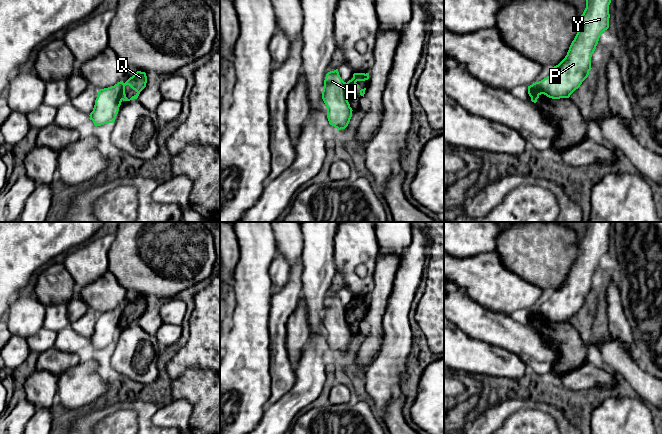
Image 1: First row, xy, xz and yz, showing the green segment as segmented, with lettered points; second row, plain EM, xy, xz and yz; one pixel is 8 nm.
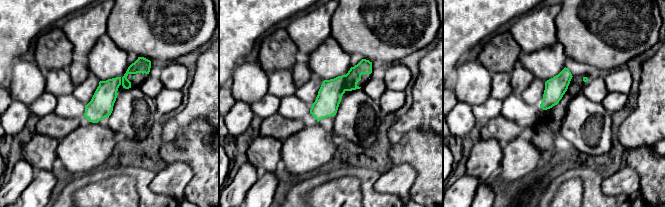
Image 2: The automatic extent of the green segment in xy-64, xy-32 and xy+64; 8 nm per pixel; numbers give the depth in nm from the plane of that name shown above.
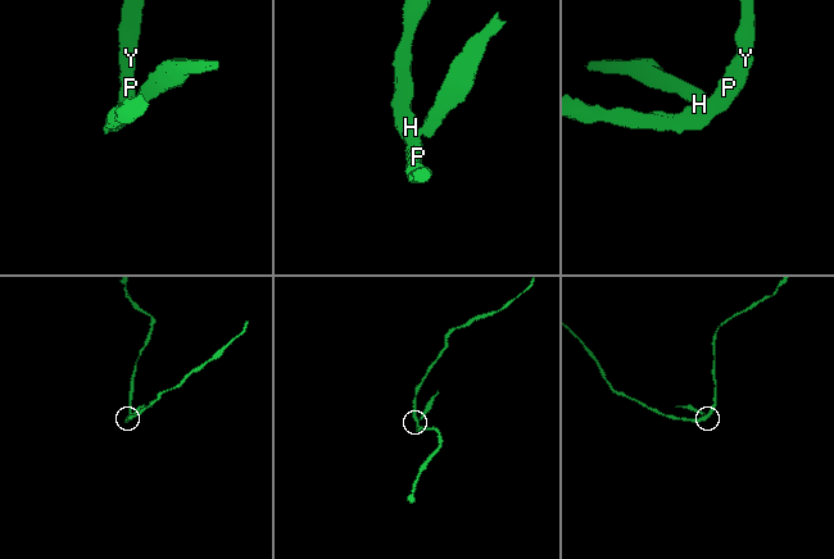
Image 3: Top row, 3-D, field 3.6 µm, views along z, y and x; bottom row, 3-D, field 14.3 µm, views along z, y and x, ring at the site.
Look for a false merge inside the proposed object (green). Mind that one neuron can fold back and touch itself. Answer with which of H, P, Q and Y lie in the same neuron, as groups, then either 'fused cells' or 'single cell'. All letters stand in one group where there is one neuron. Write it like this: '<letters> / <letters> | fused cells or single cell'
H P Y / Q | fused cells

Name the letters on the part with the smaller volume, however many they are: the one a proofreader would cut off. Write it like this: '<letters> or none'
Q

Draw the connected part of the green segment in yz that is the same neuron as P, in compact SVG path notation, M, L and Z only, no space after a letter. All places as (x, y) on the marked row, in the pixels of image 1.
M586 0L586 8L579 21L578 32L567 55L550 74L528 86L531 101L536 103L541 94L552 99L569 98L588 77L591 57L601 34L609 28L611 0Z

